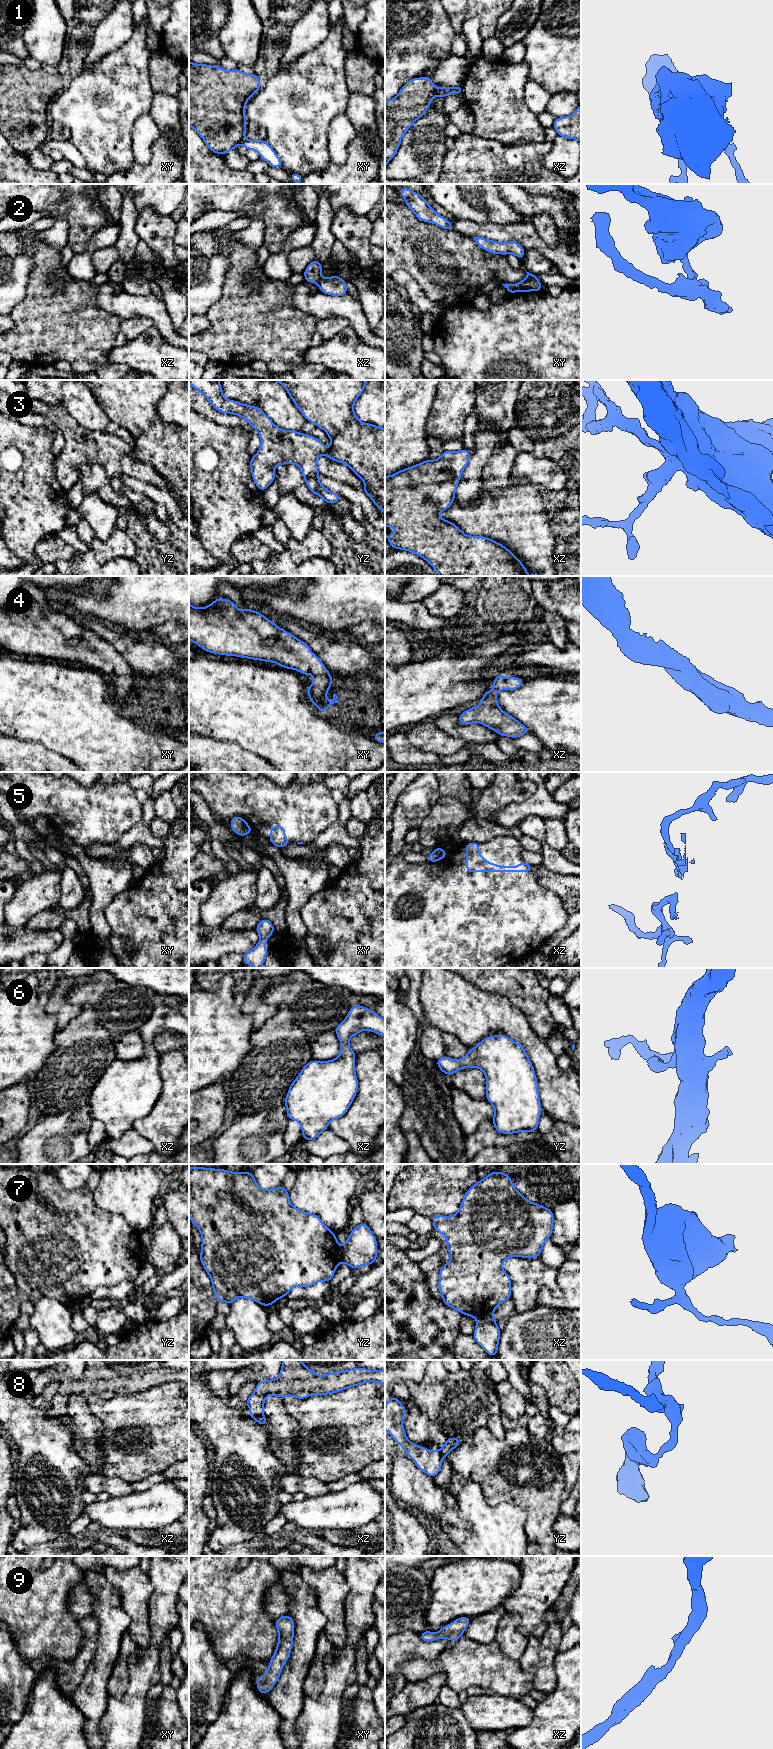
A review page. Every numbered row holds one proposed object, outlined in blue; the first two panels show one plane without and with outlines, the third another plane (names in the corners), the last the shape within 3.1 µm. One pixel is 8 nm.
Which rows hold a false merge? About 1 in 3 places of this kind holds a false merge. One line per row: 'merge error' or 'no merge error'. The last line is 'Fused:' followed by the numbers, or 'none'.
1: merge error
2: merge error
3: no merge error
4: no merge error
5: merge error
6: no merge error
7: merge error
8: merge error
9: no merge error
Fused: 1, 2, 5, 7, 8

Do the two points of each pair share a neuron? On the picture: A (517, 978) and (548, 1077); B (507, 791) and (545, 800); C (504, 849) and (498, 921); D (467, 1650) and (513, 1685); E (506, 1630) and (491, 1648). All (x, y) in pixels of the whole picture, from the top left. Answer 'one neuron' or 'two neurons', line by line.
A: two neurons
B: two neurons
C: one neuron
D: one neuron
E: two neurons

